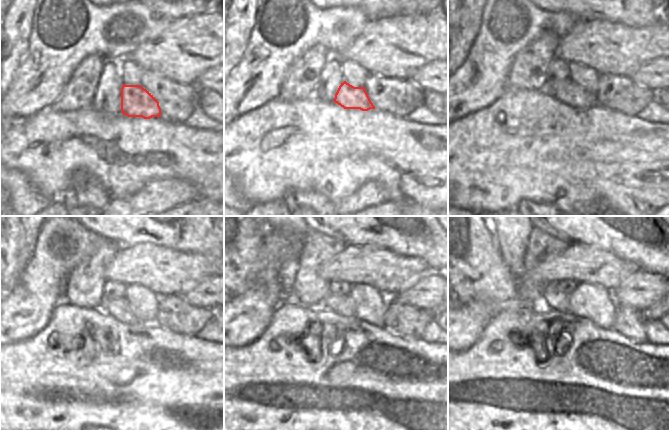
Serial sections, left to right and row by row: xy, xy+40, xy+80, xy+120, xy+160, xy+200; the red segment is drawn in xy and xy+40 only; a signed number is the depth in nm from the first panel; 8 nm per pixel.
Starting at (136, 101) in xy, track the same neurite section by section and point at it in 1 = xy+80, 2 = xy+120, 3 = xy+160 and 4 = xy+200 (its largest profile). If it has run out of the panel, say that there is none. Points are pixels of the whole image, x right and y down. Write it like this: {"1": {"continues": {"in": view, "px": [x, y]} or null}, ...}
{"1": {"continues": {"in": "xy+80", "px": [567, 91]}}, "2": {"continues": {"in": "xy+120", "px": [119, 308]}}, "3": {"continues": {"in": "xy+160", "px": [343, 305]}}, "4": {"continues": {"in": "xy+200", "px": [552, 298]}}}

